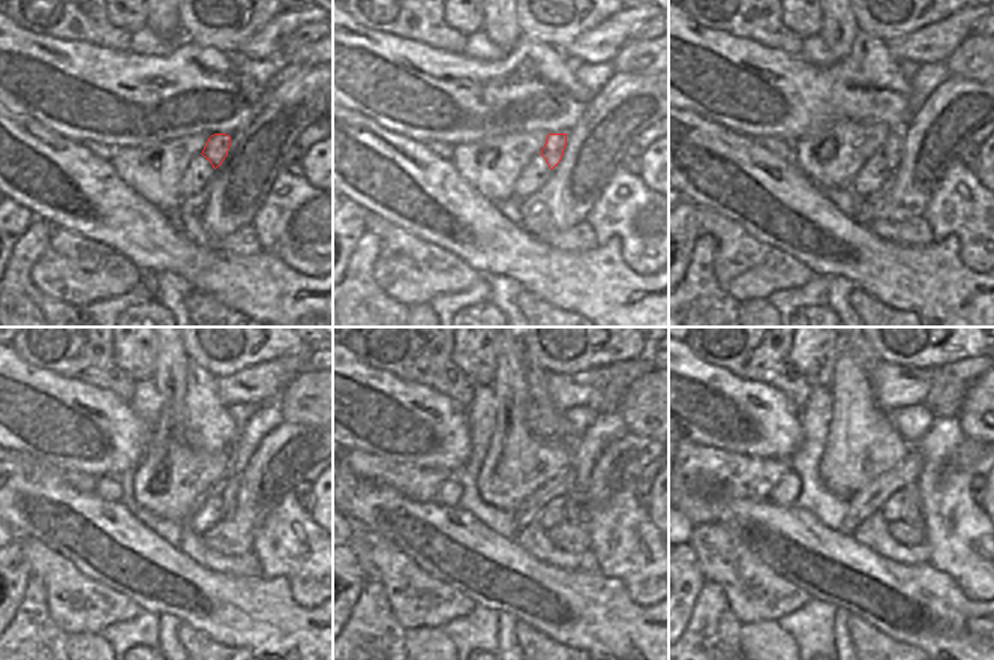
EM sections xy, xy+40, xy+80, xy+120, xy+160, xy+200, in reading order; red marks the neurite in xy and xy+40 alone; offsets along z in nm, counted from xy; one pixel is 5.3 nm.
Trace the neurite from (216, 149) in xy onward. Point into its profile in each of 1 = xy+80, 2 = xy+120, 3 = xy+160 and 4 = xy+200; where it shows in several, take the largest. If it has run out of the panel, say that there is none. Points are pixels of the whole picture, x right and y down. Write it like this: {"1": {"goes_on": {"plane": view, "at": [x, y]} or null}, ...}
{"1": {"goes_on": {"plane": "xy+80", "at": [891, 152]}}, "2": {"goes_on": {"plane": "xy+120", "at": [230, 494]}}, "3": {"goes_on": {"plane": "xy+160", "at": [571, 512]}}, "4": {"goes_on": {"plane": "xy+200", "at": [913, 515]}}}

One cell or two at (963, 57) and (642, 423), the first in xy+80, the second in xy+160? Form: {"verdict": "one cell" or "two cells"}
{"verdict": "one cell"}

